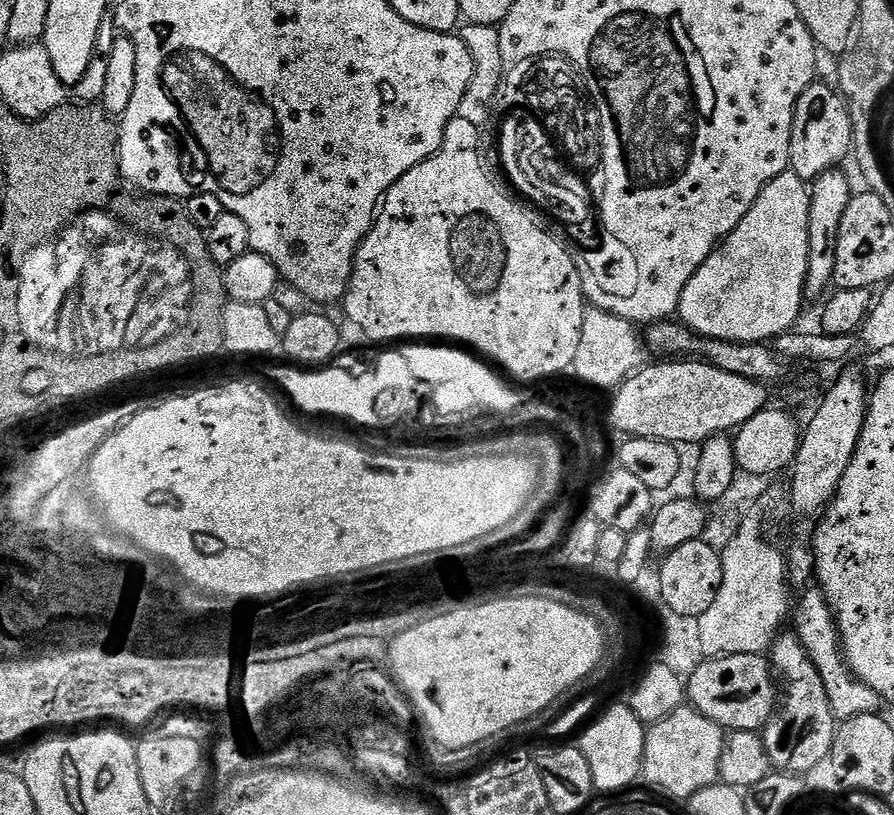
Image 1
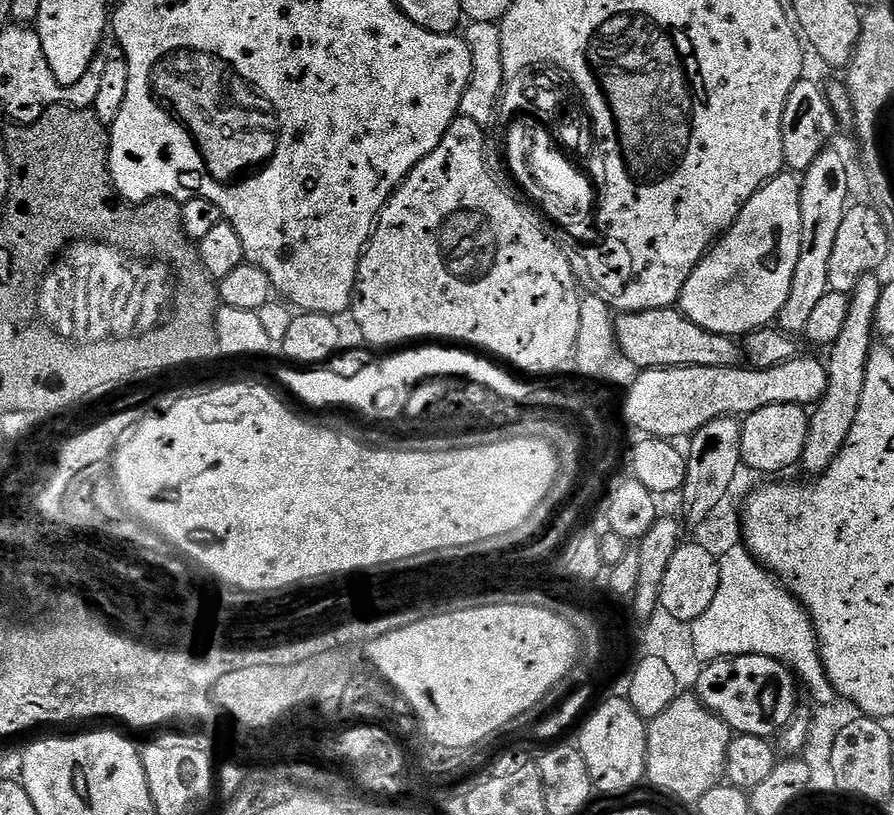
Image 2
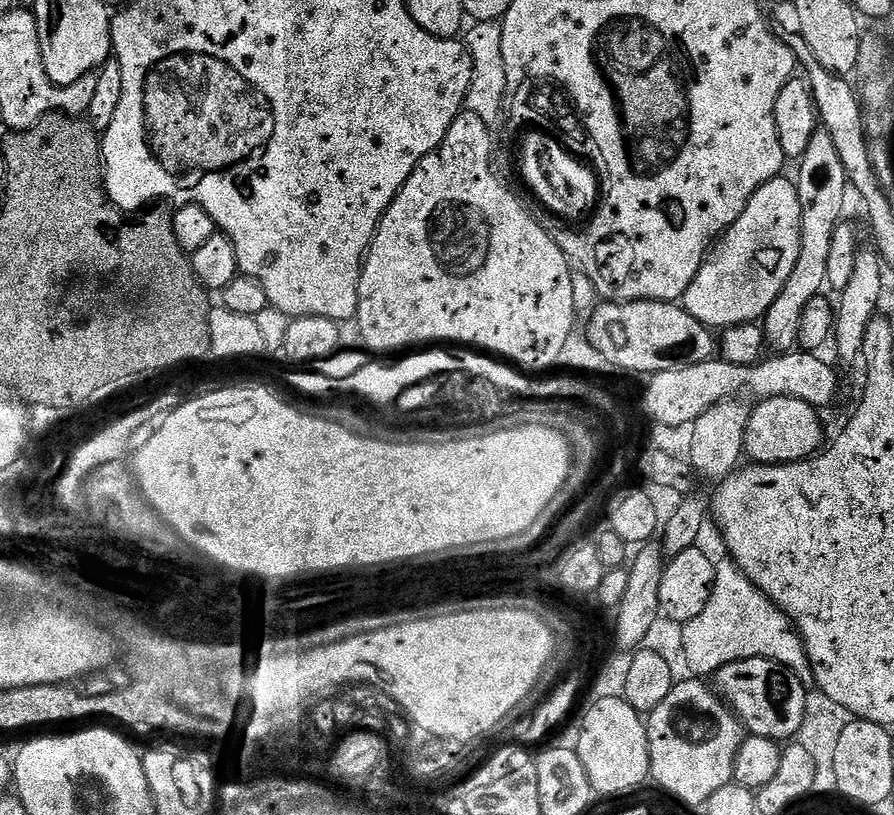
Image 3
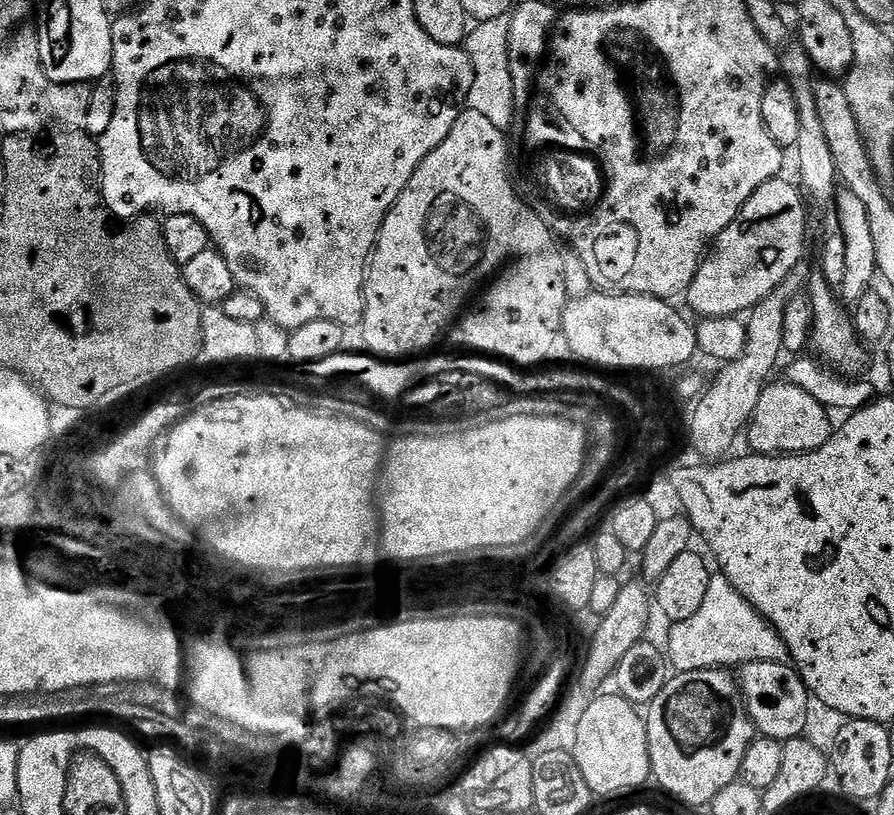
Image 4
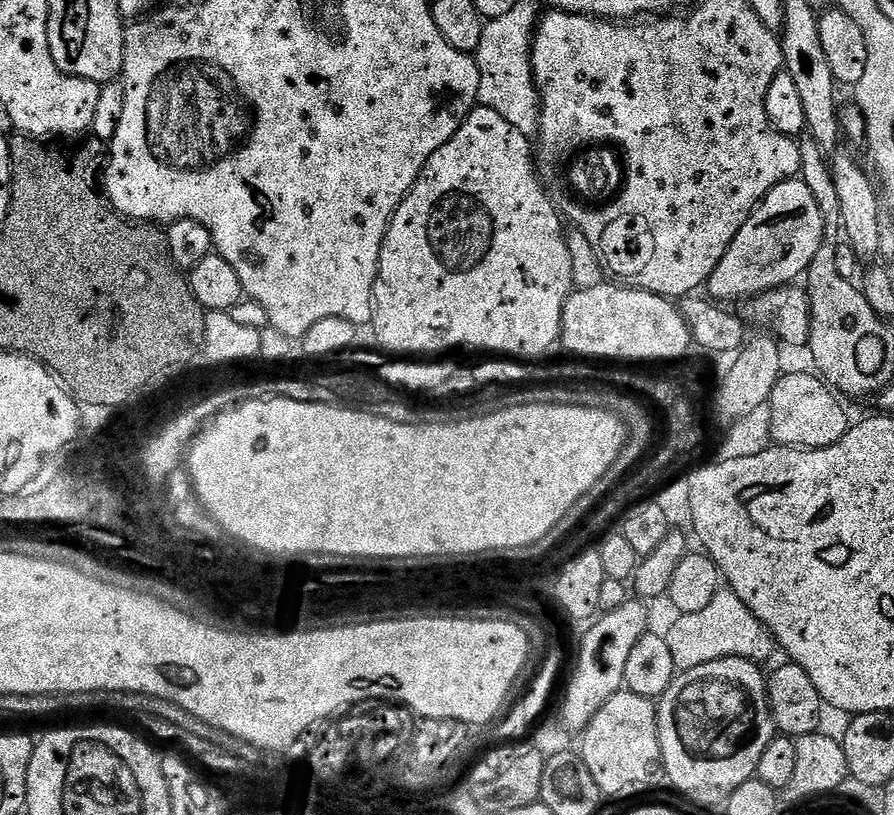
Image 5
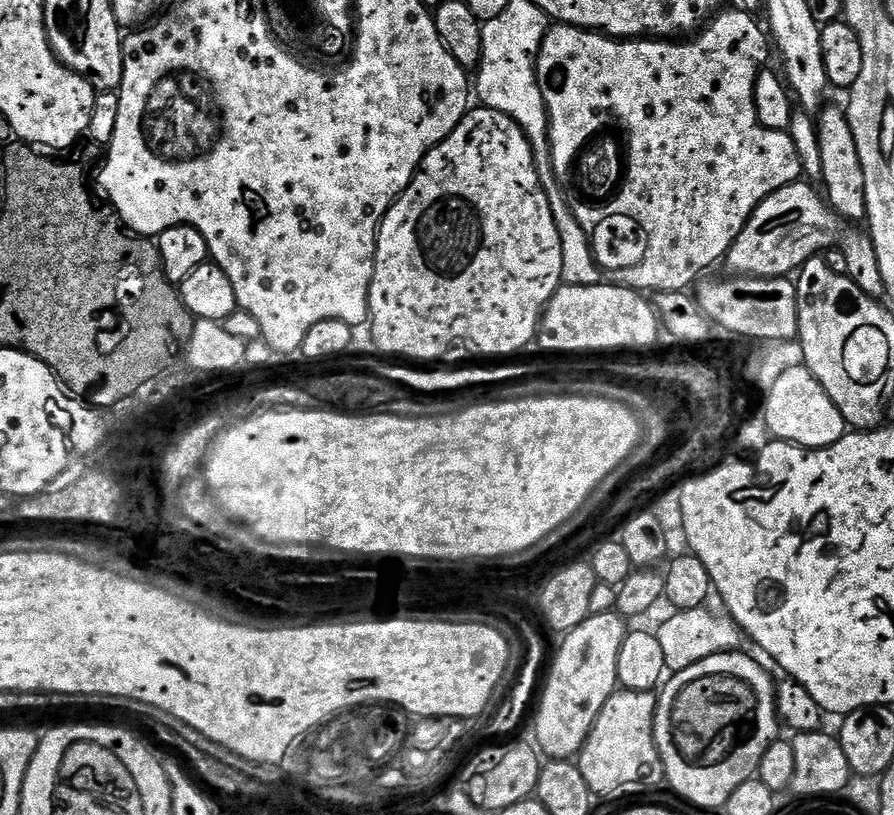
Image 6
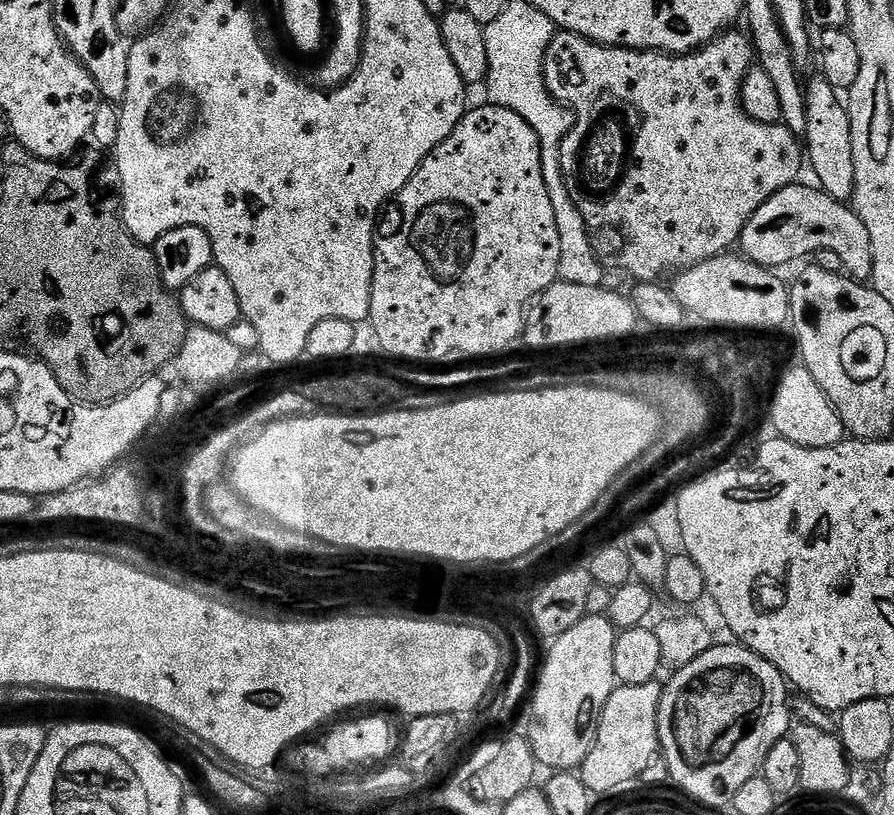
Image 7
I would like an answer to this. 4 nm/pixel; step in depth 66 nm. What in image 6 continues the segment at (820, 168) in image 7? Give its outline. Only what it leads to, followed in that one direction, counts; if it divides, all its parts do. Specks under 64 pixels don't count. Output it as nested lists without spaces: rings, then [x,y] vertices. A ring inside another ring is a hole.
[[[822,107],[815,117],[815,125],[818,150],[821,152],[819,179],[824,180],[825,189],[823,188],[823,191],[826,193],[826,203],[840,217],[841,221],[863,221],[867,217],[868,211],[866,210],[862,162],[858,158],[858,146],[854,142],[854,130],[850,126],[845,109],[843,107]]]

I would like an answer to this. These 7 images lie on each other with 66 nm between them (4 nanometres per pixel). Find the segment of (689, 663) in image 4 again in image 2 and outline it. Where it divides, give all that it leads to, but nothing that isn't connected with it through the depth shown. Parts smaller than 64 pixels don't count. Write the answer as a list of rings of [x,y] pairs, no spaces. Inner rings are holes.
[[[743,543],[719,558],[718,594],[702,618],[691,623],[697,661],[709,662],[727,656],[769,656],[793,669],[812,692],[826,688],[820,643],[804,605],[763,568]]]

